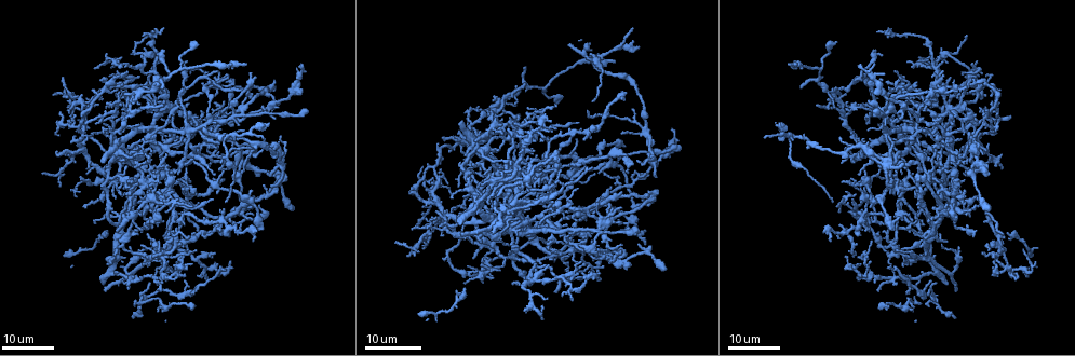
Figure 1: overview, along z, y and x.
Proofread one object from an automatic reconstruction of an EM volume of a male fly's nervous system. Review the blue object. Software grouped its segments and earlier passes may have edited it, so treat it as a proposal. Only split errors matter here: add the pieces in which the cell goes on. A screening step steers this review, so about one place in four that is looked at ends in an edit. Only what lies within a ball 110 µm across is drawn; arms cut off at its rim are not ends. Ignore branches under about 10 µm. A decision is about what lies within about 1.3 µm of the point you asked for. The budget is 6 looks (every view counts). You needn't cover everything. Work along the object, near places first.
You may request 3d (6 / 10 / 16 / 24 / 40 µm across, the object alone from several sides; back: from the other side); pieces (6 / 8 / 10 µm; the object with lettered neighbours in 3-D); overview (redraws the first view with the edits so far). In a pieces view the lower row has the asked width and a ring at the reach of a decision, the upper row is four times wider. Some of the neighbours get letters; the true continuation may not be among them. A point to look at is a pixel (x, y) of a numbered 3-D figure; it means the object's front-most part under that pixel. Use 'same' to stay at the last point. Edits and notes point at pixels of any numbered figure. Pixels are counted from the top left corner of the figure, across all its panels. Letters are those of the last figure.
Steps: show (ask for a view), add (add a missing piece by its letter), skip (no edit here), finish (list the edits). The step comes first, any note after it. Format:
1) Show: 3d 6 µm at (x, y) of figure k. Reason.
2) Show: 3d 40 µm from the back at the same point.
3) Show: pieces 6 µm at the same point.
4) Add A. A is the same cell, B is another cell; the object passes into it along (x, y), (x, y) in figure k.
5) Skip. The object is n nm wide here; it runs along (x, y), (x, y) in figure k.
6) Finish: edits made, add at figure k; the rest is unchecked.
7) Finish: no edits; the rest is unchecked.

Show: 3d 24 µm at (588, 234) of figure 1. Branch stops here.

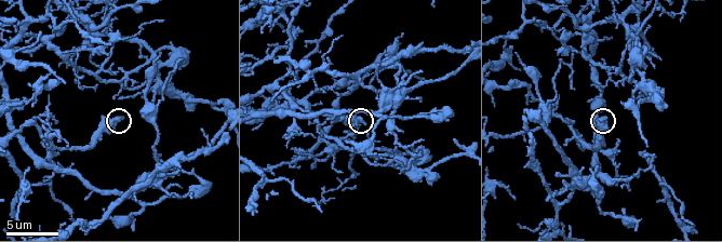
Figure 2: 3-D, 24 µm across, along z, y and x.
Show: pieces 8 µm at (362, 124) of figure 2.

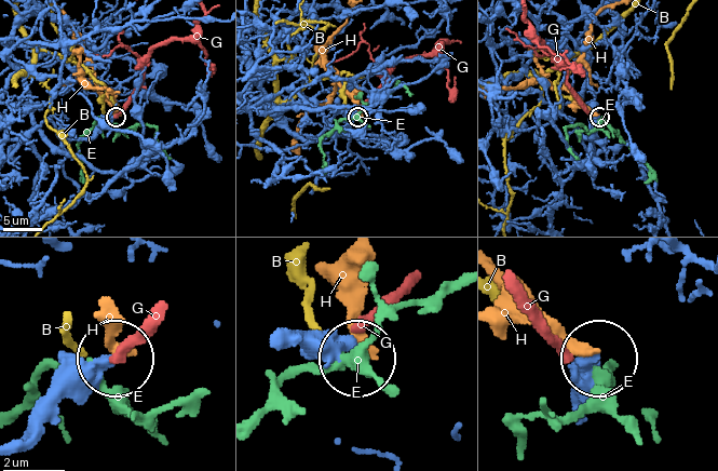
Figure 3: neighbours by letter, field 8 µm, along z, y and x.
Skip. The object is 270 nm wide here; B, E, G and H are other cells; no lettered piece goes on from it.

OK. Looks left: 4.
Show: 3d 16 µm at (223, 209) of figure 1. Thin end.

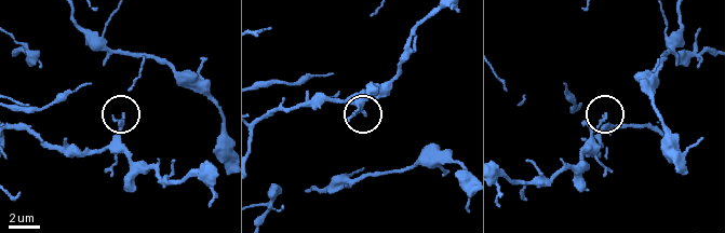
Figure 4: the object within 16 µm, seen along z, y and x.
Show: pieces 6 µm at (124, 116) of figure 4.

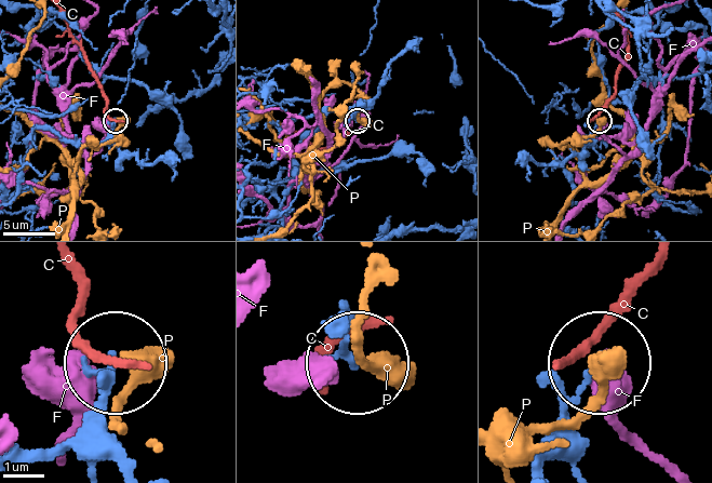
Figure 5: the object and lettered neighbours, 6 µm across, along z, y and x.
Skip. C, F and P are other cells; none of them fits.

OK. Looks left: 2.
Show: 3d 24 µm at (438, 213) of figure 1. Thin end.

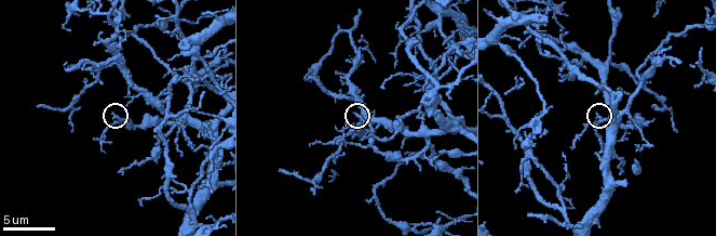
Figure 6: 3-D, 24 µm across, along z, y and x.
Show: pieces 8 µm at (596, 113) of figure 6.

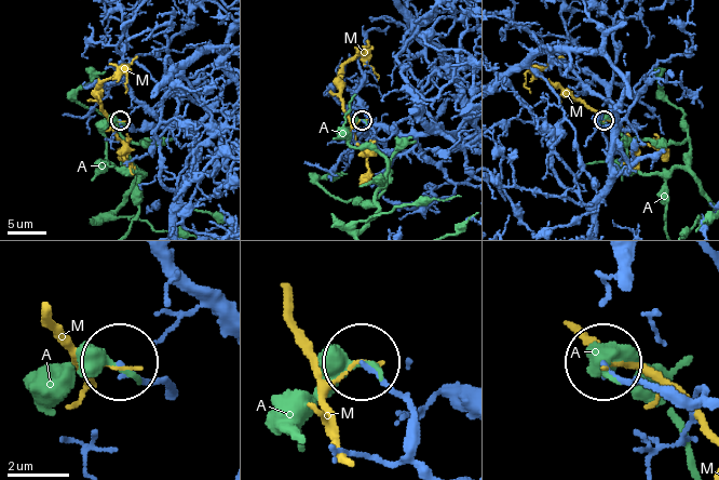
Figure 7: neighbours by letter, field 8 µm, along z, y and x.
Skip. A and M are other cells; it runs along (425, 460), (415, 413), (366, 362) in figure 7; none of them fits.

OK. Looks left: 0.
Finish: no edits; the rest is unchecked.

